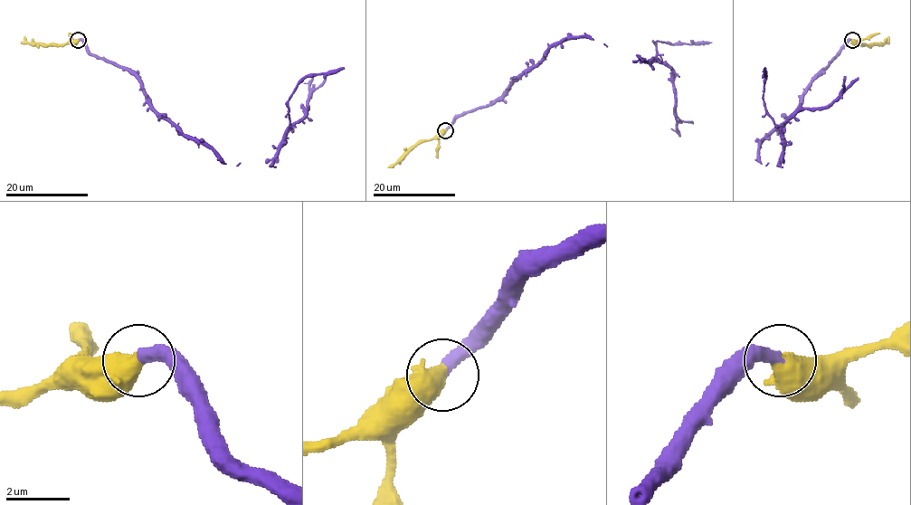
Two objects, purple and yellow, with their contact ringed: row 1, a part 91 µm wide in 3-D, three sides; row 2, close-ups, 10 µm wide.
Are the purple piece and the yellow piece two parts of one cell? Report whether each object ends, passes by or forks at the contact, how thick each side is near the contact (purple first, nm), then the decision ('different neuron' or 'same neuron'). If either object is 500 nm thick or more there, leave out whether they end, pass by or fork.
calibres 360 and 650 nm; different neuron

